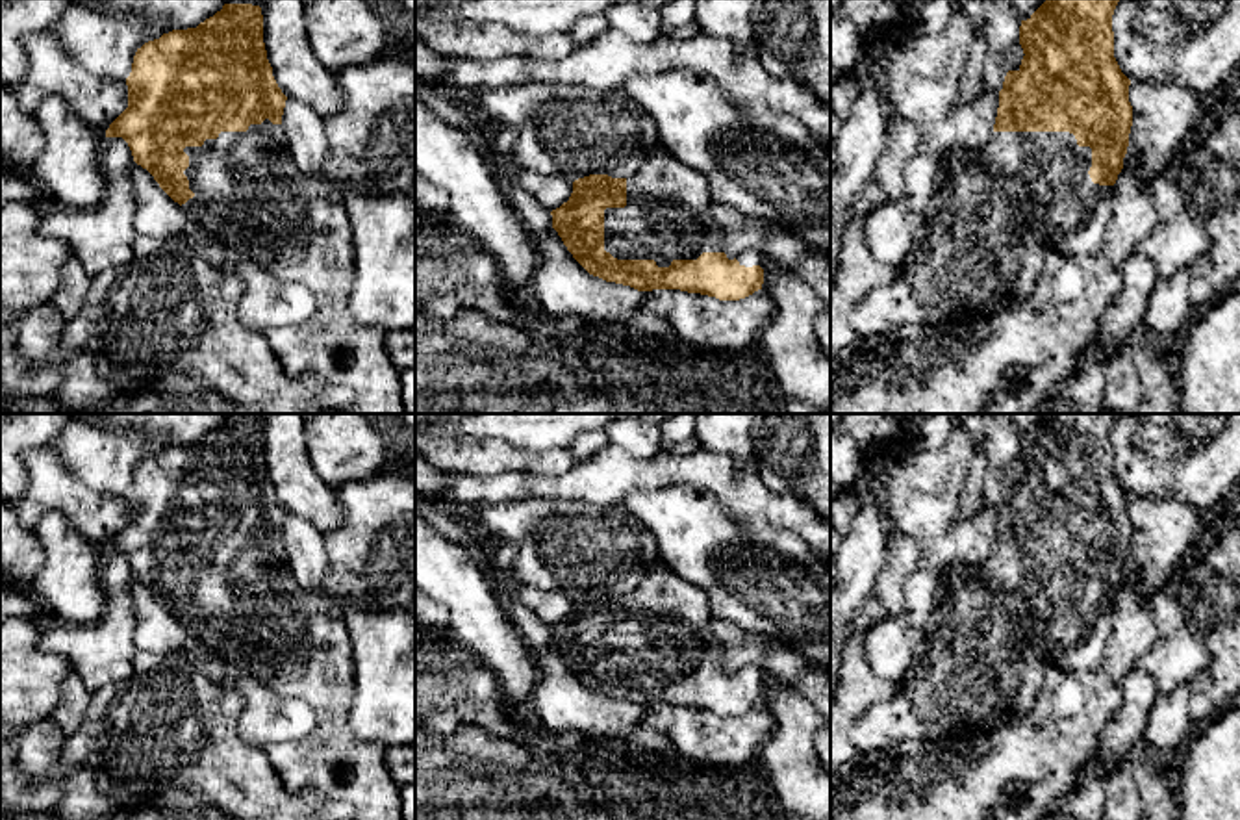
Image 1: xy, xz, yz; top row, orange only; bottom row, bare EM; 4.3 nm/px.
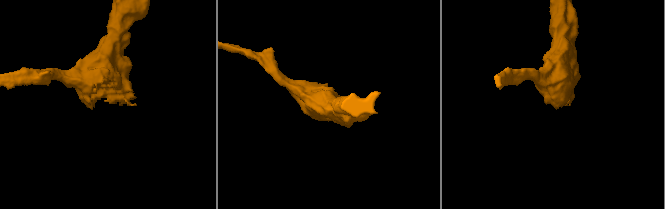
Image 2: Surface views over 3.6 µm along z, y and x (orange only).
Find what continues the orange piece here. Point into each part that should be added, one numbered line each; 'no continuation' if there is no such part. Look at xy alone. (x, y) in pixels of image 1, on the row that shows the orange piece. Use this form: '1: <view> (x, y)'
1: xy (249, 192)

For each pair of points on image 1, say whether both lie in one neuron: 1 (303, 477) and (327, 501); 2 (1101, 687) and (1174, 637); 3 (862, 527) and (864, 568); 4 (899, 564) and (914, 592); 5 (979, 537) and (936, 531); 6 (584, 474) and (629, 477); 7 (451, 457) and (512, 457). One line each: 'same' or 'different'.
1: same
2: different
3: same
4: different
5: same
6: same
7: same

